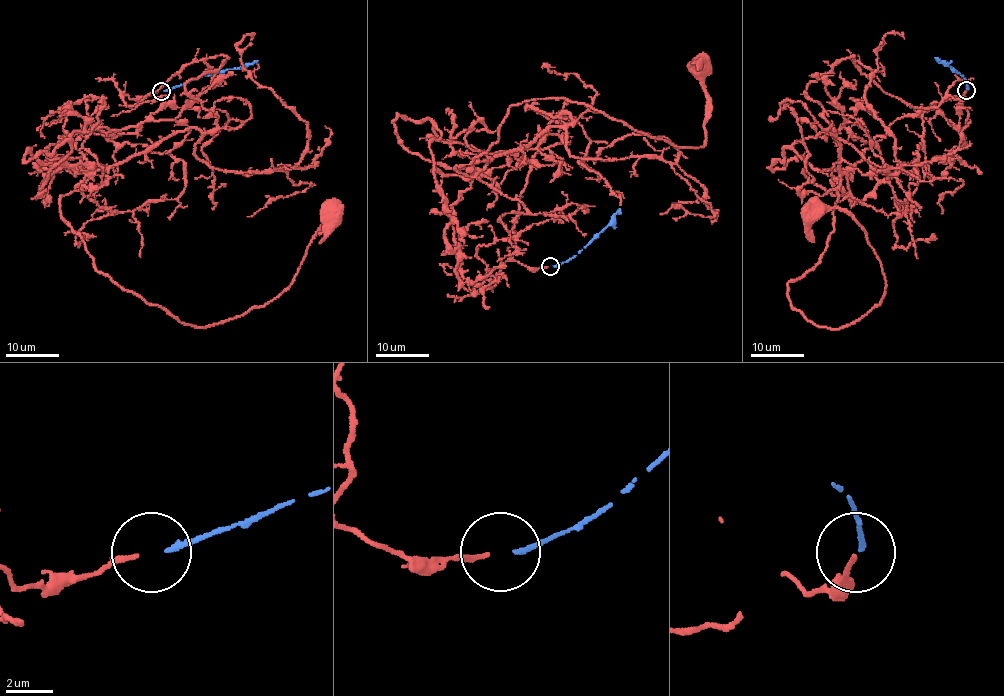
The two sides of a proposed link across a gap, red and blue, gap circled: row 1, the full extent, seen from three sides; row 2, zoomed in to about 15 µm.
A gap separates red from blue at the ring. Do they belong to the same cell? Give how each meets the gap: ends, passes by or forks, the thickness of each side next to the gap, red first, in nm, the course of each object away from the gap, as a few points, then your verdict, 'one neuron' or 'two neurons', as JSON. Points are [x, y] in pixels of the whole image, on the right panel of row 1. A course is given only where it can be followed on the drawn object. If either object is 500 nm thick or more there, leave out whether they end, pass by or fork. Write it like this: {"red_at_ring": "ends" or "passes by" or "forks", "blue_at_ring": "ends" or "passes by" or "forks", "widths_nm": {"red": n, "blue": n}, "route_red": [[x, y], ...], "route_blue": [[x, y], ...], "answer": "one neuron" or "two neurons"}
{"red_at_ring": "ends", "blue_at_ring": "ends", "widths_nm": {"red": 200, "blue": 200}, "route_red": [[966, 91], [912, 106], [853, 55], [806, 87], [850, 192], [787, 296], [844, 327], [886, 284], [815, 210]], "route_blue": [[966, 89], [964, 78], [934, 57]], "answer": "two neurons"}

